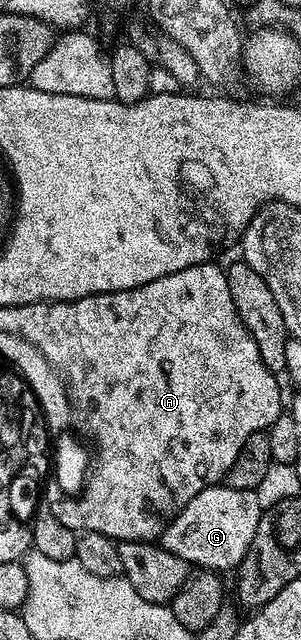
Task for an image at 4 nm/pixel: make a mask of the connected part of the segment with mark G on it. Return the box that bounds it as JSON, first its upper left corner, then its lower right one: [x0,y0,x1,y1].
[162,483,262,571]

